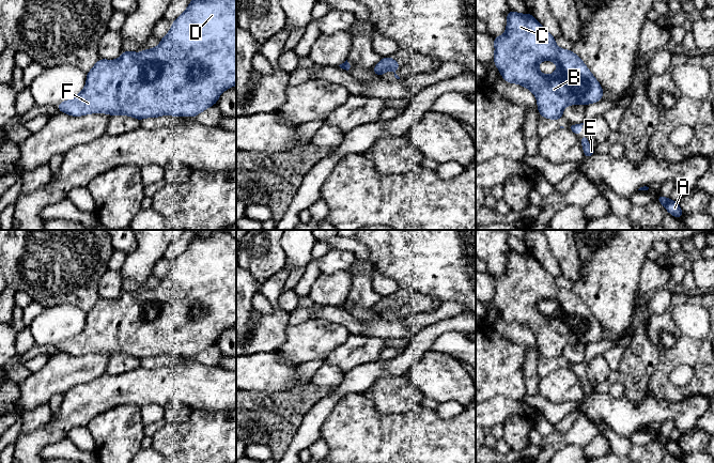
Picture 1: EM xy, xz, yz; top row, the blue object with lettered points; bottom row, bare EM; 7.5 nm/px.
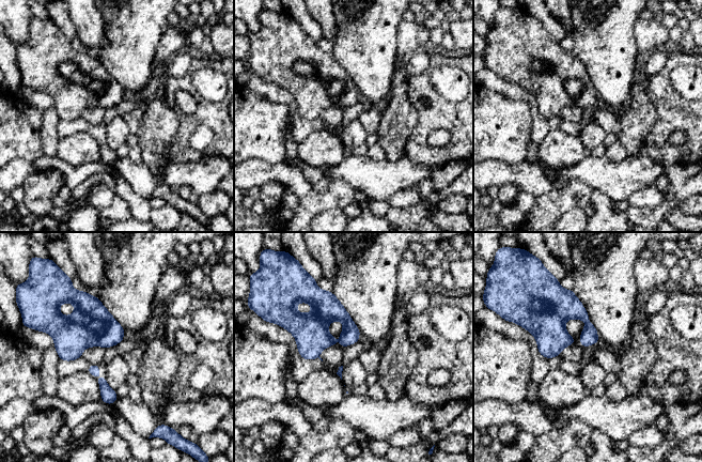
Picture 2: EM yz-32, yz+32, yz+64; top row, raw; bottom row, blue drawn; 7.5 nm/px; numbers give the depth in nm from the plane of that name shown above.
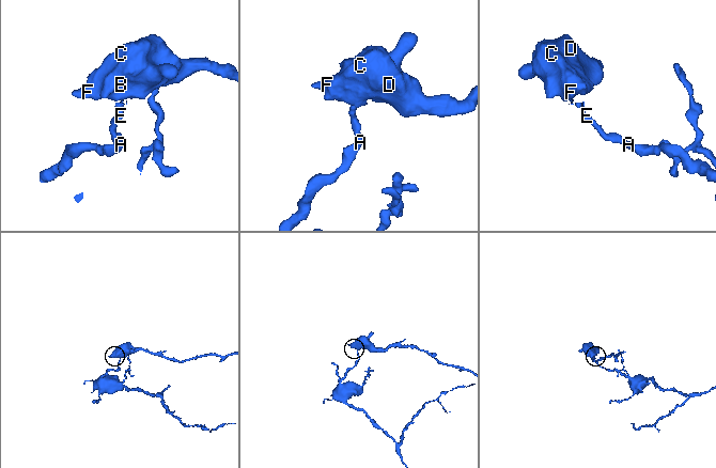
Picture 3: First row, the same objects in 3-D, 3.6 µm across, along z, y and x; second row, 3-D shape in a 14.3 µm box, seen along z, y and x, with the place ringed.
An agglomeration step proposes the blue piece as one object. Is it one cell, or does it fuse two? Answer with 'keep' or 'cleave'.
cleave

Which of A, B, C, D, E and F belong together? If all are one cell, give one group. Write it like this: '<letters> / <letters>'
A E / B C D F

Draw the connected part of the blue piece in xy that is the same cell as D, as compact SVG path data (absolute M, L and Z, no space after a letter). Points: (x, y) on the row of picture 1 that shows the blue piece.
M191 0L160 44L140 53L123 51L118 60L99 59L87 73L83 90L56 108L68 115L89 113L130 115L137 120L160 115L196 117L215 105L223 91L236 84L236 0Z

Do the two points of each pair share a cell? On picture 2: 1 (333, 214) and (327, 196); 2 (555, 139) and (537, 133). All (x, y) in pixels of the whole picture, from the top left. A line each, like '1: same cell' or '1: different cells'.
1: different cells
2: different cells

